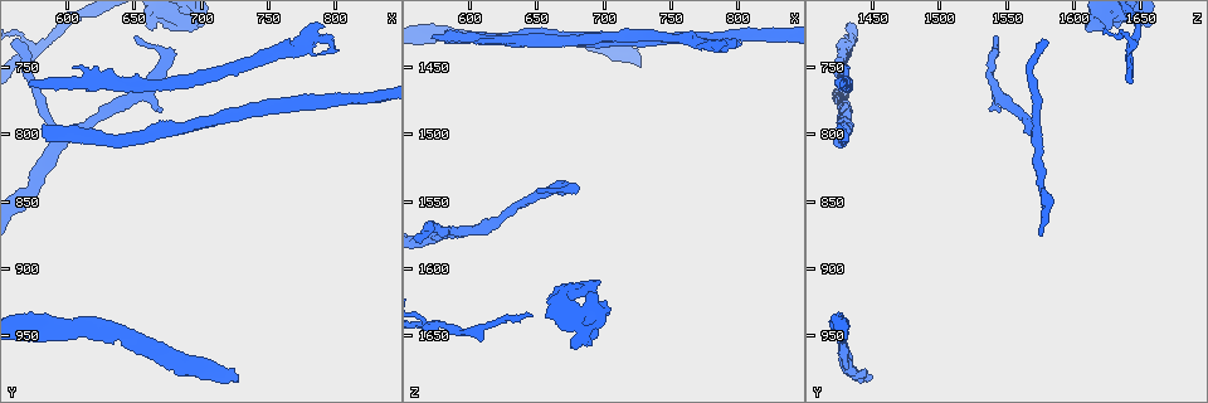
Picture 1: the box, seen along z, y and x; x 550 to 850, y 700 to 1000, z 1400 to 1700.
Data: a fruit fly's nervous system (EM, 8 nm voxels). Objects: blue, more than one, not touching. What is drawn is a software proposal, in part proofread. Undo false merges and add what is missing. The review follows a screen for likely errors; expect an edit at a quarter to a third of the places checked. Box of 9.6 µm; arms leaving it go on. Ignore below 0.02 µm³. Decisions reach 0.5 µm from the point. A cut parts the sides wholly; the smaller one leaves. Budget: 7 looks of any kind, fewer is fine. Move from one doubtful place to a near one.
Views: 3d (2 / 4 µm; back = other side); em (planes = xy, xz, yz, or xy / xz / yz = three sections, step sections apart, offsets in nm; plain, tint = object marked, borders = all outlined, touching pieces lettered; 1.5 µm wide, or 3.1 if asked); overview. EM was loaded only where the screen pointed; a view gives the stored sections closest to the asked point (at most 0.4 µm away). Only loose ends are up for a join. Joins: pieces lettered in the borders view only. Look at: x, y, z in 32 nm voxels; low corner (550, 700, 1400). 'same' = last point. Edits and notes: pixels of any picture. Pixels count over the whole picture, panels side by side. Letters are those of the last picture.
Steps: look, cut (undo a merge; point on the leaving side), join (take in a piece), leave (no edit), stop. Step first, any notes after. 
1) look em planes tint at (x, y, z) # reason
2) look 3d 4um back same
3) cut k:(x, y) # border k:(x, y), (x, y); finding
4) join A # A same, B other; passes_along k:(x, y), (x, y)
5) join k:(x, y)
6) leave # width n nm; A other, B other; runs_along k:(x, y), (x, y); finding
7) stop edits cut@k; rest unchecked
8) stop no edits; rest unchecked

look 3d 2um at (584, 794, 1422) # long arm stops here

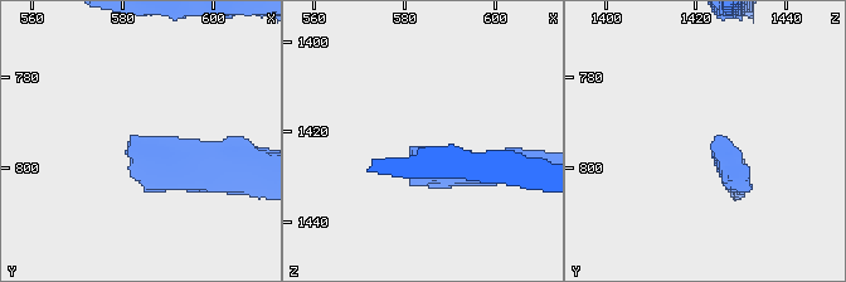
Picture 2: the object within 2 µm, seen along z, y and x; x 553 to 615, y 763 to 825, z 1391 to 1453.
look em xy step 4 borders at (583, 795, 1423)

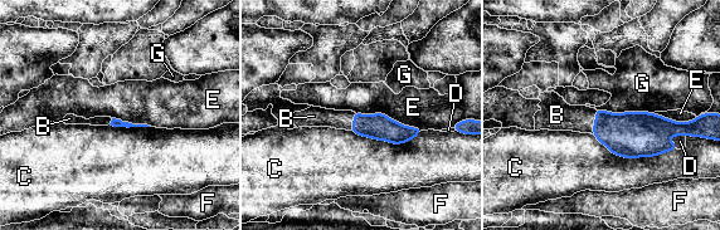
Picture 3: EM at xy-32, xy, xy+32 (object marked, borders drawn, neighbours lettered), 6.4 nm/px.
look em planes borders same # another direction

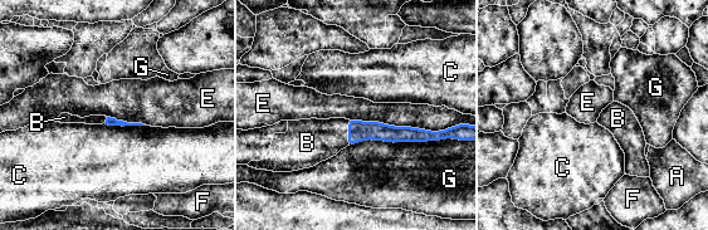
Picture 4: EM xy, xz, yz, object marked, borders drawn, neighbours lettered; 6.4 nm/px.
join B # A other, B same, C other, E other, F other, G other; passes_along 4:(359, 131), (348, 132), (311, 141); it goes on there

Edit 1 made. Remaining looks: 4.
look em planes borders at (568, 734, 1644) # branch point

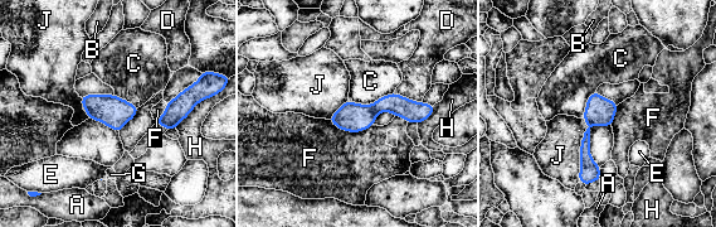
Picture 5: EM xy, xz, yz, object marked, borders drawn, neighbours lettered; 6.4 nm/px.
cut 5:(354, 117) # A other, B other, C other, D other, E other, F other, G other, H other, J other; border 5:(368, 106), (376, 114); two neurons meet here

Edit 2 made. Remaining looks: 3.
stop edits join@4, cut@5; rest unchecked

